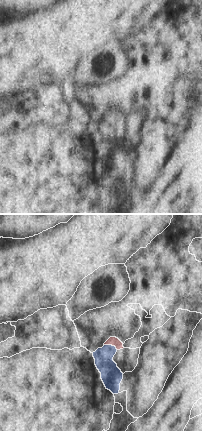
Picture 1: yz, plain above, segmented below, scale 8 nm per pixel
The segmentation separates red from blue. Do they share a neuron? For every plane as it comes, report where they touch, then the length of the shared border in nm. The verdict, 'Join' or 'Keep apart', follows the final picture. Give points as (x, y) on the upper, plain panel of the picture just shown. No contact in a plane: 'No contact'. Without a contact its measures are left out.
Touches red at (111, 120). Shared border 120 nm.

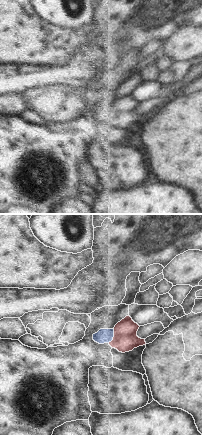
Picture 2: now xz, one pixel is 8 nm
Touches red at (114, 112). Shared border 120 nm.

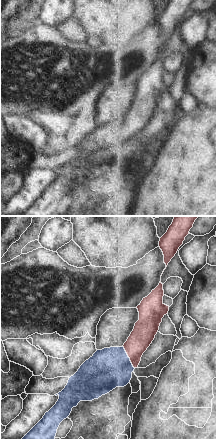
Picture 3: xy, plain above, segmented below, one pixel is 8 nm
Touches red at (128, 132). Shared border 200 nm.

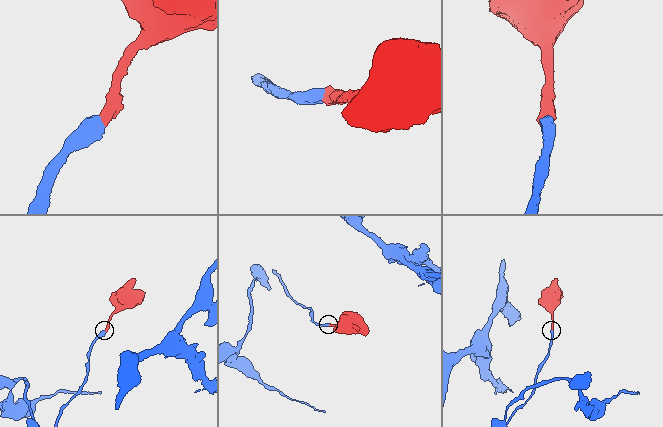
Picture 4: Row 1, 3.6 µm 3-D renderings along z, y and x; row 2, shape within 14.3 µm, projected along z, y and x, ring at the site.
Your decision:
Join.

